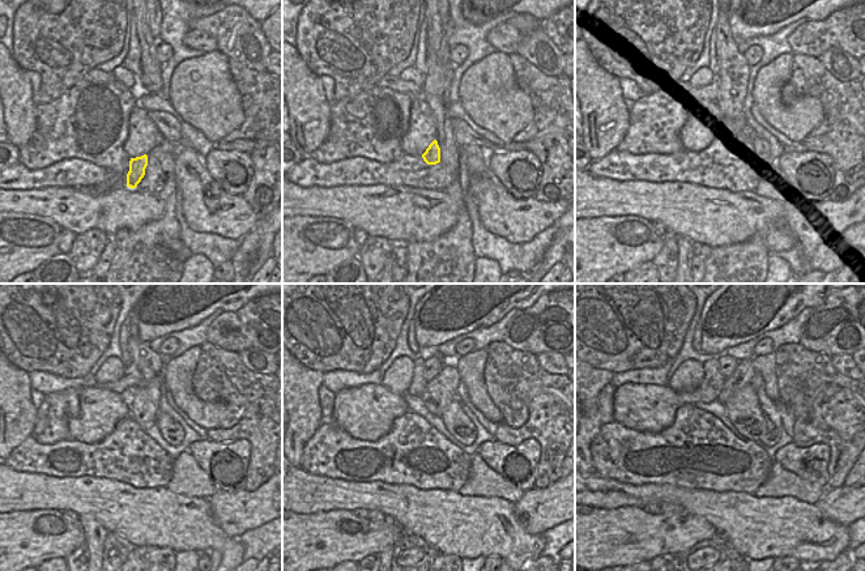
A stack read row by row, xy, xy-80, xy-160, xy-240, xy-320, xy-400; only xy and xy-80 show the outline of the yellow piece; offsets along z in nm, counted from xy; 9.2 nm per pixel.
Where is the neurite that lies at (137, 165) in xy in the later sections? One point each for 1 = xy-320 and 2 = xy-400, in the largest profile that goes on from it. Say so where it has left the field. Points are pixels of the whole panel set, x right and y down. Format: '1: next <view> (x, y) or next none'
1: next xy-320 (440, 391)
2: next xy-400 (744, 373)

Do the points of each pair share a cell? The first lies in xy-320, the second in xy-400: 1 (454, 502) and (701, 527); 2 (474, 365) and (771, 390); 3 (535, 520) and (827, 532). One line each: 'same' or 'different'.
1: different
2: same
3: different

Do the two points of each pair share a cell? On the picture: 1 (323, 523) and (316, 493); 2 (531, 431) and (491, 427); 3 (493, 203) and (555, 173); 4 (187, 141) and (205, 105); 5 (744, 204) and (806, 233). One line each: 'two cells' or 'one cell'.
1: two cells
2: two cells
3: two cells
4: two cells
5: two cells

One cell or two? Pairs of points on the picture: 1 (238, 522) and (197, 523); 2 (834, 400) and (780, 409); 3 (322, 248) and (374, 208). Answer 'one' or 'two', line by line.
1: two
2: two
3: two

